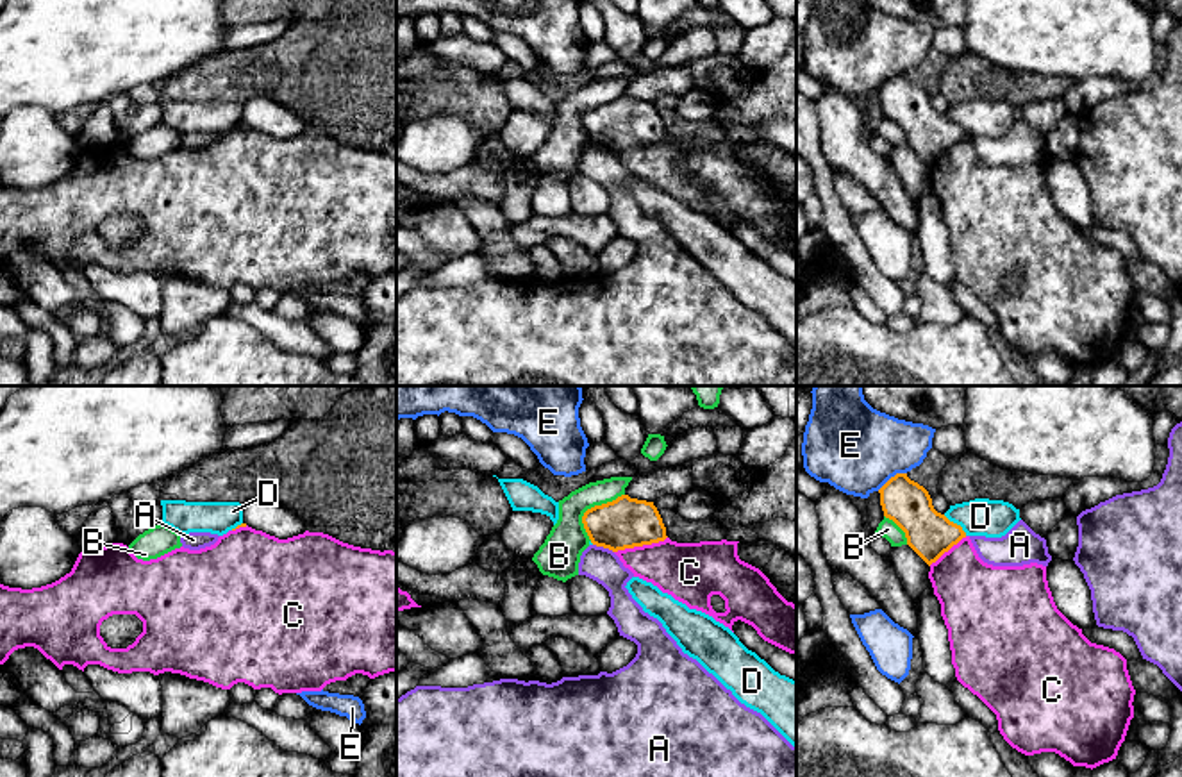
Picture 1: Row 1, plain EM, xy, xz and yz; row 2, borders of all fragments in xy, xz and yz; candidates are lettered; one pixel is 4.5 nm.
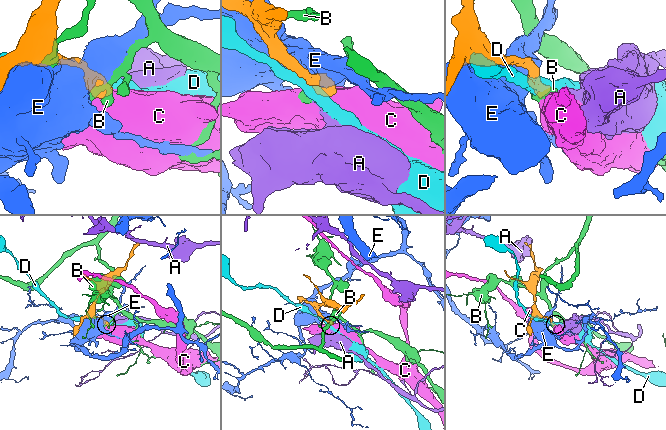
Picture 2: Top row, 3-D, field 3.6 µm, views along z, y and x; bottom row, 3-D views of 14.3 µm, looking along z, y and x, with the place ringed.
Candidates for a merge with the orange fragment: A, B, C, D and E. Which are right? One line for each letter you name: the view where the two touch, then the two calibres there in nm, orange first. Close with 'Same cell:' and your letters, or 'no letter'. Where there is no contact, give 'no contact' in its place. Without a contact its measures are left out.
Same cell: no letter

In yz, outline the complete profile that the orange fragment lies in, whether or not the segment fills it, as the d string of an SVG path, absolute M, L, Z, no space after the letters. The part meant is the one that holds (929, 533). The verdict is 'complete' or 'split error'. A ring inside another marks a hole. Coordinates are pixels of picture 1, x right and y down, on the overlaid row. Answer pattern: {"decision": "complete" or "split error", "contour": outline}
{"decision": "complete", "contour": "M907 473L891 477L878 493L884 516L905 532L907 545L928 566L966 538L962 527L937 513L928 491Z"}

